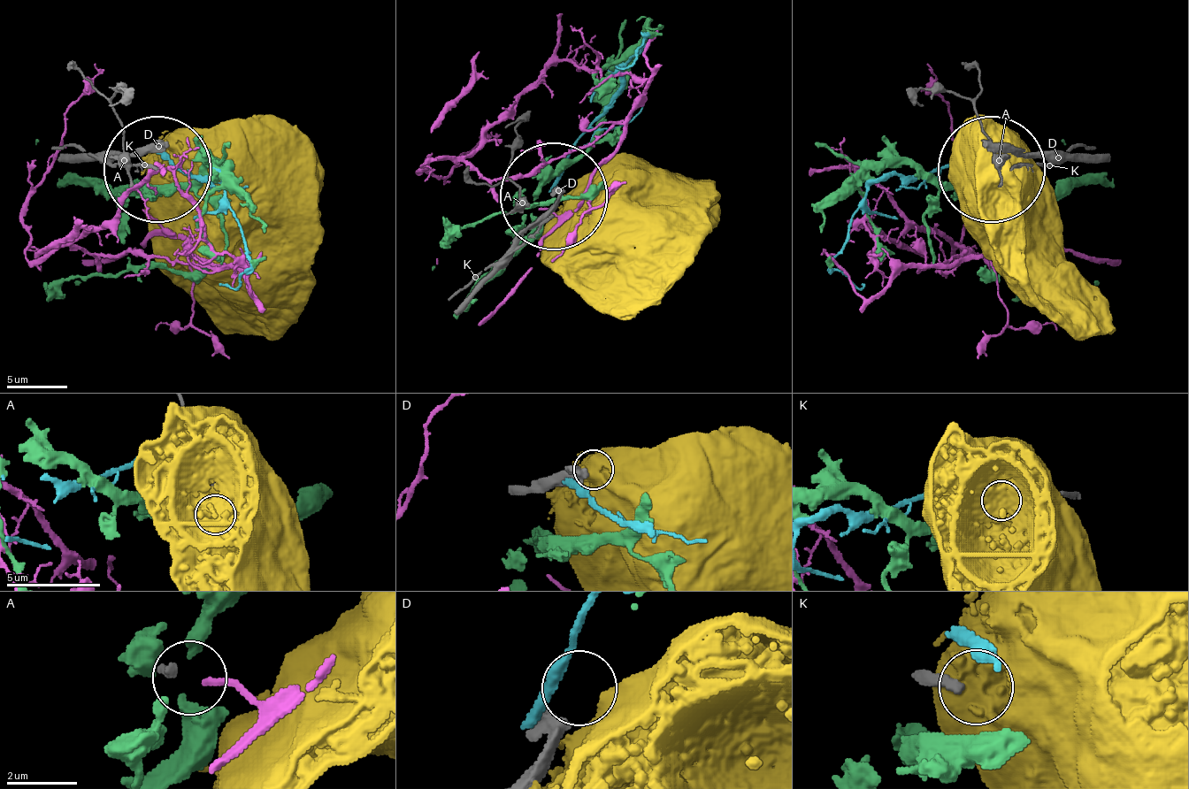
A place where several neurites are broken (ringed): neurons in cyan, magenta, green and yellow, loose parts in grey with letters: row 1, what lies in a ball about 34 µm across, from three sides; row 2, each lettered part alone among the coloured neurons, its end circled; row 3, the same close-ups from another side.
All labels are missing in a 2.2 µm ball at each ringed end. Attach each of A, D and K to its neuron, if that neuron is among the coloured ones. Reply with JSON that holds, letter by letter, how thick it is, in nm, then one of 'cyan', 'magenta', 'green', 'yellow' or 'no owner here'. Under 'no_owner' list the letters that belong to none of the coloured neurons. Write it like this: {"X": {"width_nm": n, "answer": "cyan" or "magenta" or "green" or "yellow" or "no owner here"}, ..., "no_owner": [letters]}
{"A": {"width_nm": 240, "answer": "magenta"}, "D": {"width_nm": 360, "answer": "no owner here"}, "K": {"width_nm": 260, "answer": "no owner here"}, "no_owner": ["D", "K"]}

